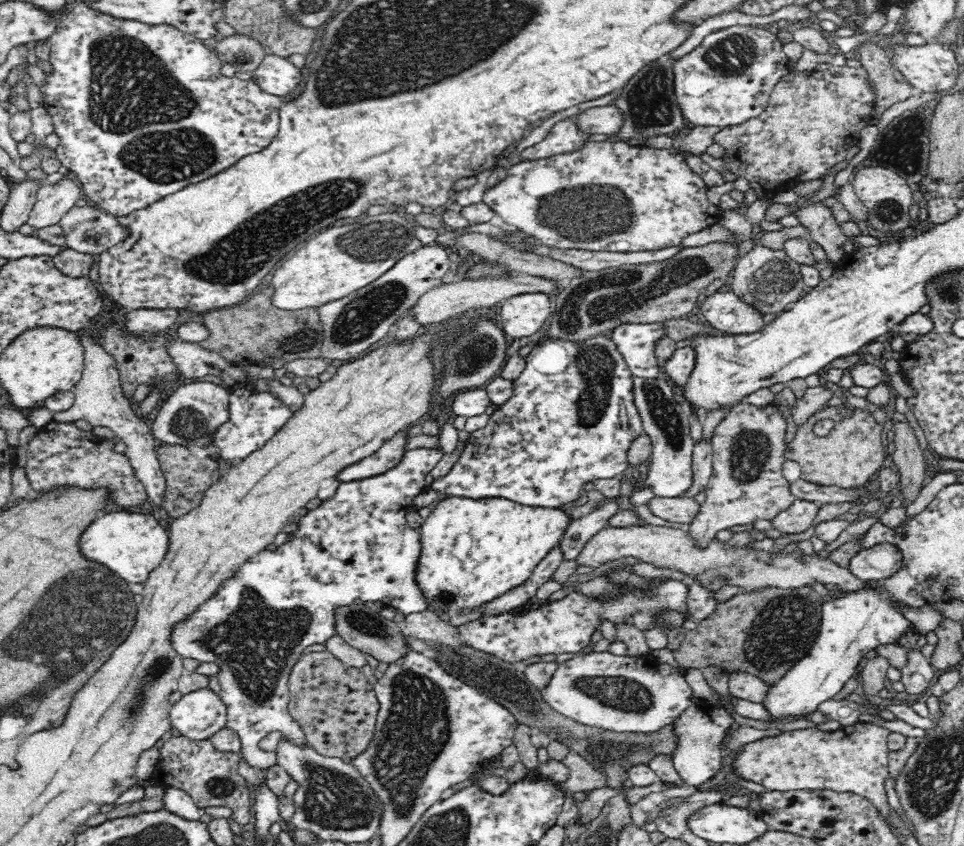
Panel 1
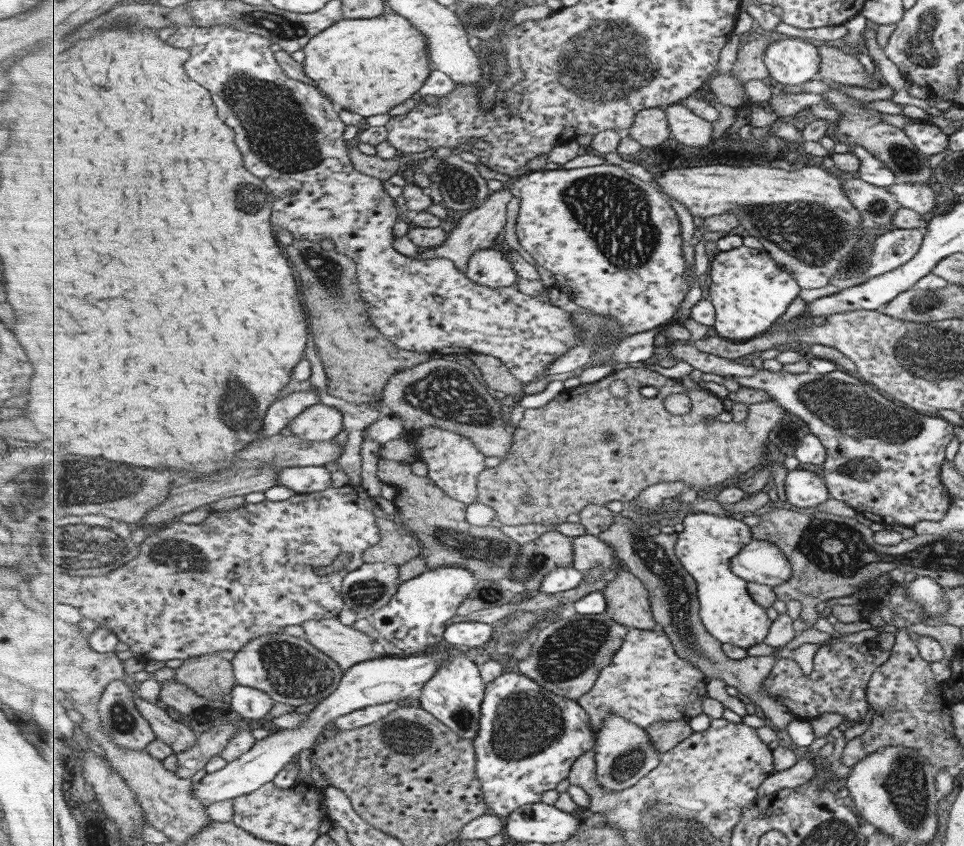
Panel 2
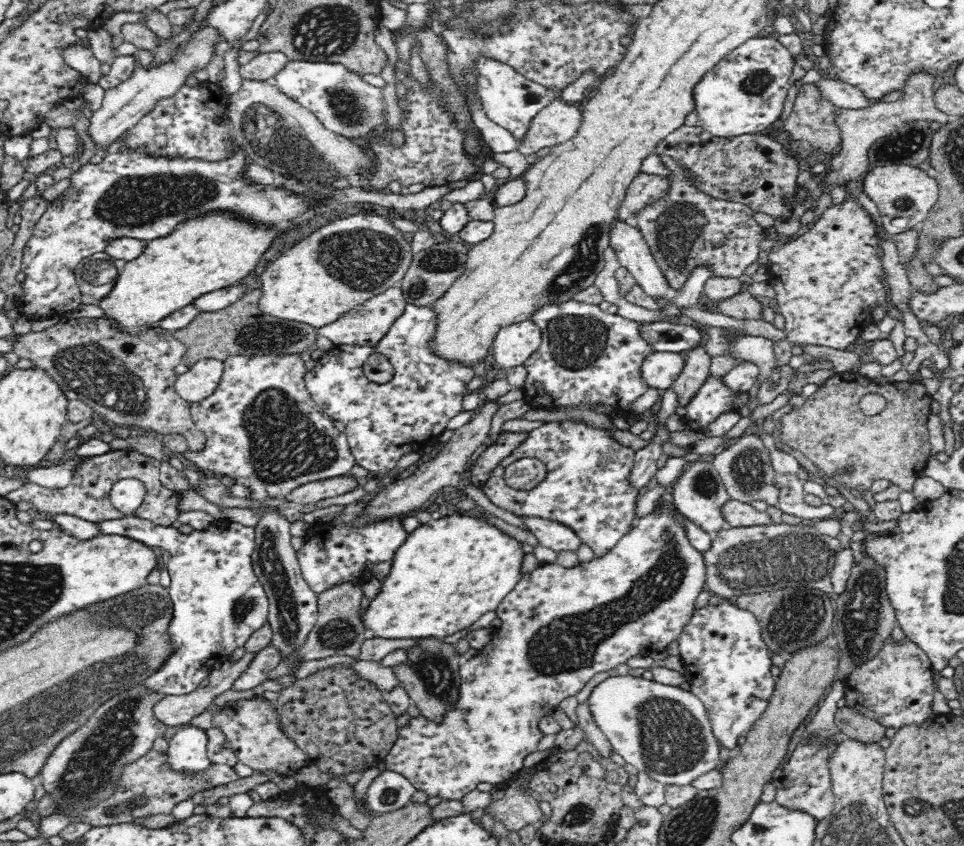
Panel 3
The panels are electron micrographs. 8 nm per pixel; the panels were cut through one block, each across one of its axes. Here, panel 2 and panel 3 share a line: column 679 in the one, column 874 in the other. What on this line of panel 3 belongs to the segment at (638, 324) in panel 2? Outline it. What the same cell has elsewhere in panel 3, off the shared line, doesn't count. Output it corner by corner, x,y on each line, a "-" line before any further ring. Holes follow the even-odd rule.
845,201
830,205
805,234
786,243
773,244
767,256
769,283
774,285
778,309
786,321
781,340
773,342
776,369
790,362
792,347
820,346
844,351
853,346
858,341
858,334
868,325
873,325
872,311
878,304
886,310
886,316
904,322
904,313
892,301
888,272
884,271
883,248
876,235
878,232
874,218
860,202

